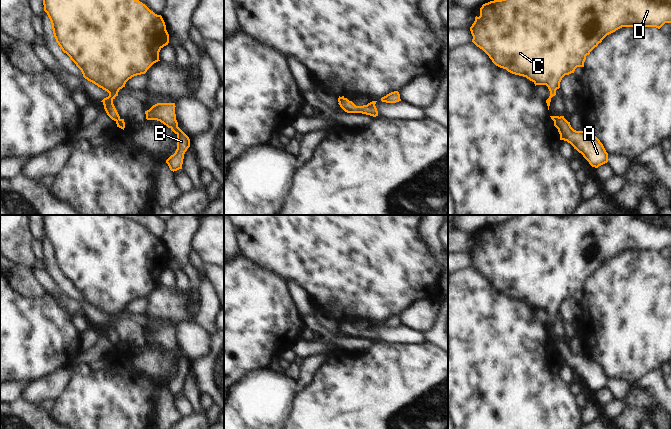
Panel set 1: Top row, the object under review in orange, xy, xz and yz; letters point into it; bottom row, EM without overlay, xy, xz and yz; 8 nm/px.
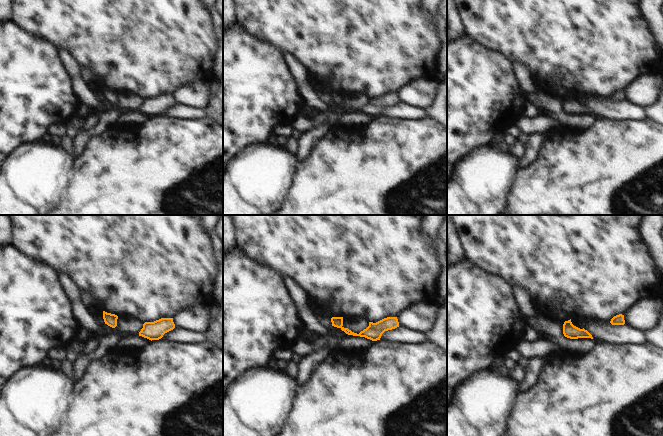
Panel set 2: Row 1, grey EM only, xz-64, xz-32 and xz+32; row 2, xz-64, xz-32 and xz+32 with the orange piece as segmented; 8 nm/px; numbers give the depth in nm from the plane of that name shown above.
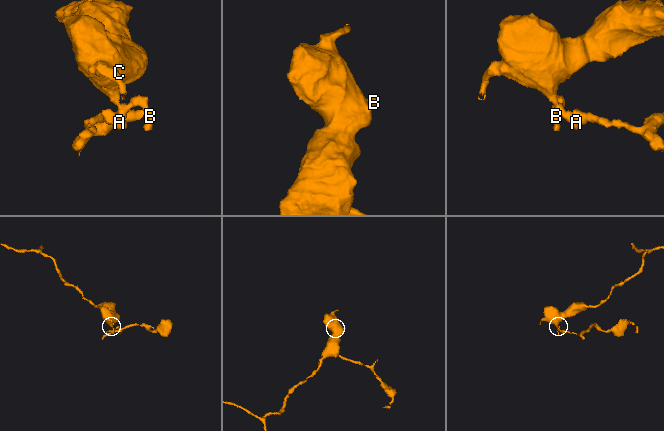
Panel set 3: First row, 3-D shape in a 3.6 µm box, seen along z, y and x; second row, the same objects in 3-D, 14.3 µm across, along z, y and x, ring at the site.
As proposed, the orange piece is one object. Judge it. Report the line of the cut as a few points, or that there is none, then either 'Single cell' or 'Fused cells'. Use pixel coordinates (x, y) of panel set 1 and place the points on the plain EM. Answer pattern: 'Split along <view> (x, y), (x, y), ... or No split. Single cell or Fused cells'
Split along xy (119, 342), (116, 345). Fused cells

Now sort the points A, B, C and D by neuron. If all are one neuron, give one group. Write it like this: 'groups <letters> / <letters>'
groups A B / C D

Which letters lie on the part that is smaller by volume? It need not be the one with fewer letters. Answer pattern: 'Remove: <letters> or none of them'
Remove: A, B

